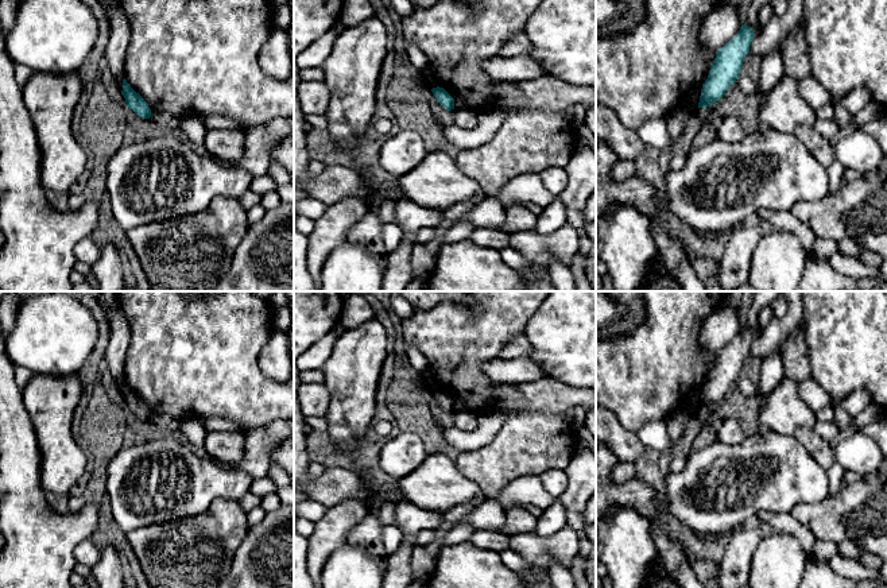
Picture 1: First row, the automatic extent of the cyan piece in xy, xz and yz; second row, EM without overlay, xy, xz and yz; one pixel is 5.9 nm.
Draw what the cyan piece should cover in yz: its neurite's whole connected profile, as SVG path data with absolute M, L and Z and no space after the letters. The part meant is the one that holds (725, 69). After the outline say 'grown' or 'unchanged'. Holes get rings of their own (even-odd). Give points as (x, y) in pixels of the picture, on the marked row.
M745 22L737 34L716 51L709 76L702 84L698 108L705 108L718 101L737 80L752 40L754 30Z; unchanged

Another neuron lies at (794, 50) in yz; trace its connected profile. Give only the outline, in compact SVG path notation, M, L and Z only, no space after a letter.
M803 16L787 35L781 53L783 55L786 74L795 77L798 81L812 76Z

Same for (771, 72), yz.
M779 50L760 58L759 81L756 82L759 102L772 92L785 76L785 61Z

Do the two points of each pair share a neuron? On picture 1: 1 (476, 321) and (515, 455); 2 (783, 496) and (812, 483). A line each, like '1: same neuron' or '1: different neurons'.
1: same neuron
2: same neuron

